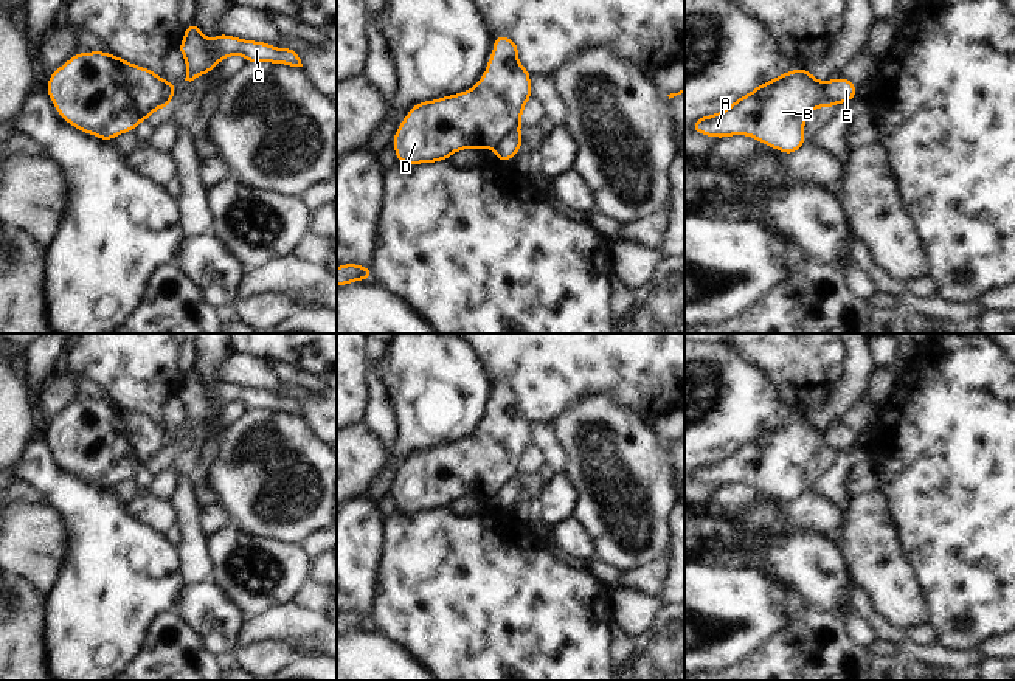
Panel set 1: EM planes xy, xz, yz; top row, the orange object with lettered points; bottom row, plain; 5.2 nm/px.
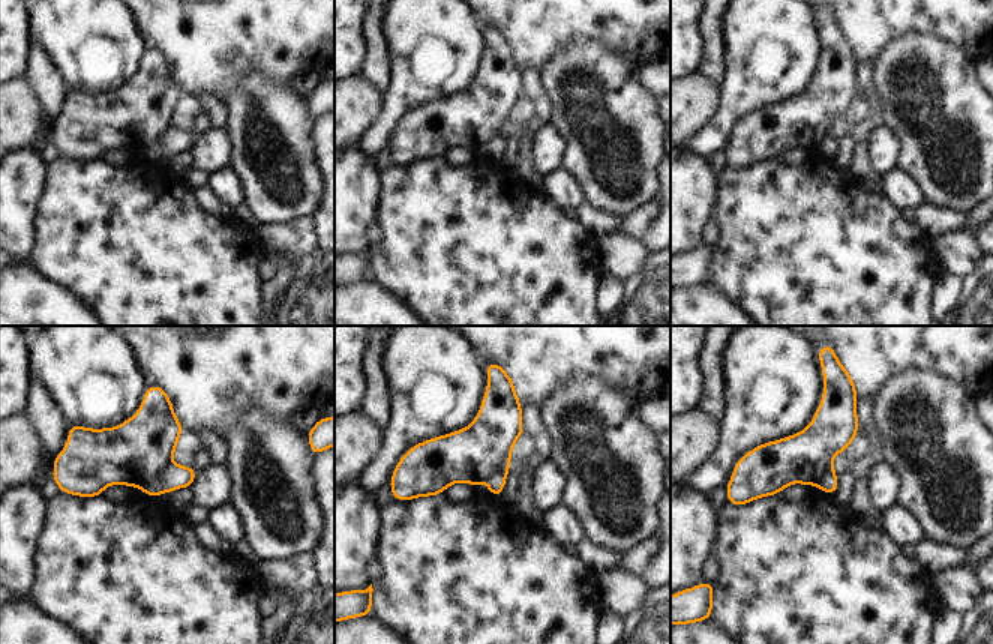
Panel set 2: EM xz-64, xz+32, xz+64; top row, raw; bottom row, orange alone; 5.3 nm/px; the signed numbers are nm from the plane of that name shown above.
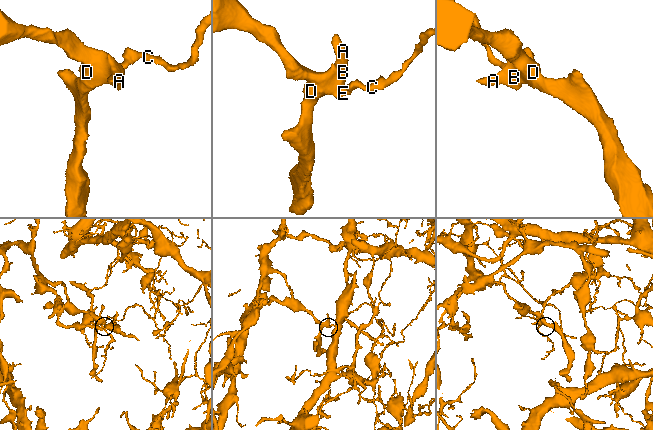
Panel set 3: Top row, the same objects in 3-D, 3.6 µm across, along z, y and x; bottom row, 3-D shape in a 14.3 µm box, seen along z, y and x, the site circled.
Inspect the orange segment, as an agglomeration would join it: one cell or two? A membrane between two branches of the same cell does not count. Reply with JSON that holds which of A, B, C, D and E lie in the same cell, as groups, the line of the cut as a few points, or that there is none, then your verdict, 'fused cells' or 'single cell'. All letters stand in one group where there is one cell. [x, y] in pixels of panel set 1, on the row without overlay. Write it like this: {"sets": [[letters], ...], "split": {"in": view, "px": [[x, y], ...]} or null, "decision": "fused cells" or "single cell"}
{"sets": [["A", "B", "D"], ["C", "E"]], "split": {"in": "xz", "px": [[519, 475], [506, 481], [492, 495]]}, "decision": "fused cells"}

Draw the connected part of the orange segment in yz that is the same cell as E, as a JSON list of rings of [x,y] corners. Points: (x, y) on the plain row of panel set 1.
[[[835,425],[827,430],[827,444],[830,455],[849,450],[857,442],[857,431],[846,425]]]

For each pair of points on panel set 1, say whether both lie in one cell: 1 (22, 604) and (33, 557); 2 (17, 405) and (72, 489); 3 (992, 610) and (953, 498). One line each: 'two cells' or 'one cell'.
1: two cells
2: two cells
3: one cell

